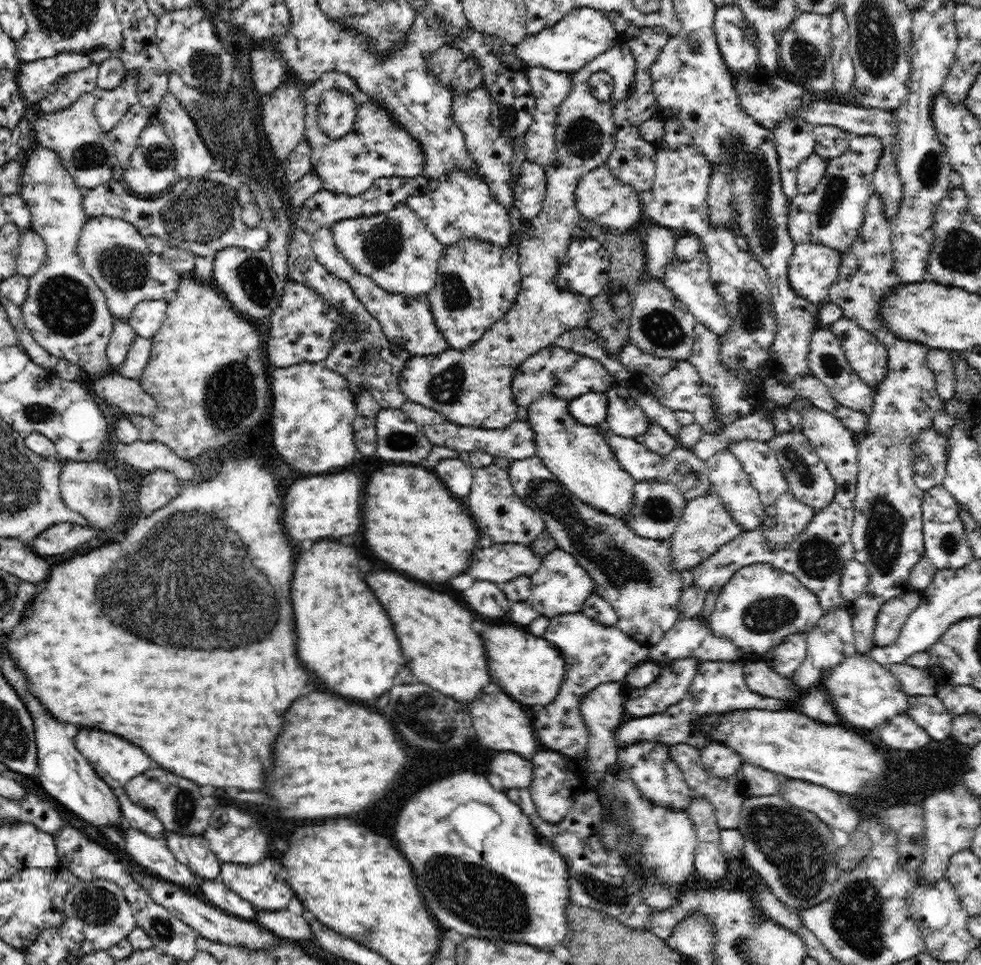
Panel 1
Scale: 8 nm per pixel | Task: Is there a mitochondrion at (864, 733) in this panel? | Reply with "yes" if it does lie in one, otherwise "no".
no

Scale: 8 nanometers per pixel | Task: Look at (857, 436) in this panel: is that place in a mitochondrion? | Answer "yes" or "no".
no

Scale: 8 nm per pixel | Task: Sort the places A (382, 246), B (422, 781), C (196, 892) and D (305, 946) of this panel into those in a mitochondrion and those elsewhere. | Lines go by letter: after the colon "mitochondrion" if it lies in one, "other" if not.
A: mitochondrion
B: other
C: other
D: other

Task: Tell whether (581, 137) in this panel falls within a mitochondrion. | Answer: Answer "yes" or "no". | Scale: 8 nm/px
yes

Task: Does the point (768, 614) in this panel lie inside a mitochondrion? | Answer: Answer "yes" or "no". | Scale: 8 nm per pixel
yes

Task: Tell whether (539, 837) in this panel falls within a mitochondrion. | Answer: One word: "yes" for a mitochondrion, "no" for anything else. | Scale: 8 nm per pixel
no

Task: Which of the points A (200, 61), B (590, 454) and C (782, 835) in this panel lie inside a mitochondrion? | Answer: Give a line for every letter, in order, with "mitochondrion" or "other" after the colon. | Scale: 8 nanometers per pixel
A: mitochondrion
B: mitochondrion
C: mitochondrion

